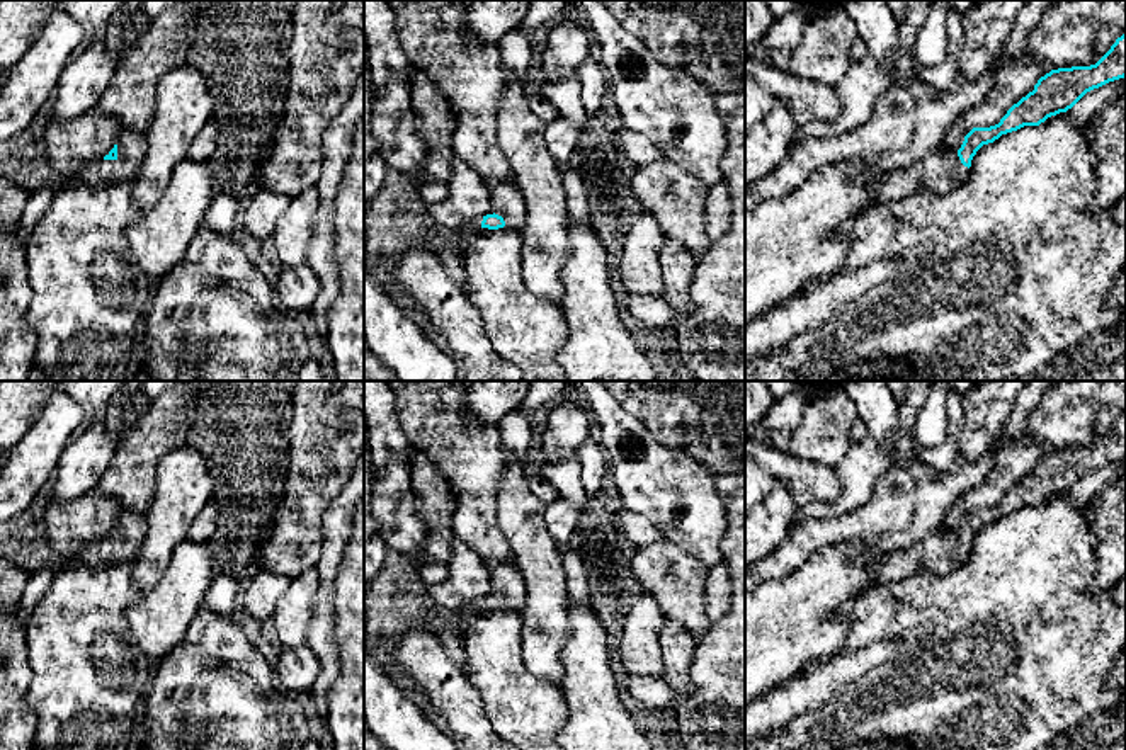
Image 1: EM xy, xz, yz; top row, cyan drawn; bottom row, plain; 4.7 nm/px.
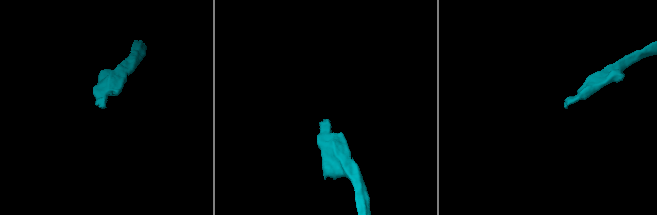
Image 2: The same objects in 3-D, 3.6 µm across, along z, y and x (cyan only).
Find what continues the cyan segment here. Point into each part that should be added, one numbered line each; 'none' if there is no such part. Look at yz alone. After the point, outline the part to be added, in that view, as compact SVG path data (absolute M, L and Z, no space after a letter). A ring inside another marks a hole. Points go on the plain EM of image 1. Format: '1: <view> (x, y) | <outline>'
1: yz (939, 553) | M930 532L918 544L886 553L876 565L874 587L888 587L912 575L946 577L970 556L954 532Z

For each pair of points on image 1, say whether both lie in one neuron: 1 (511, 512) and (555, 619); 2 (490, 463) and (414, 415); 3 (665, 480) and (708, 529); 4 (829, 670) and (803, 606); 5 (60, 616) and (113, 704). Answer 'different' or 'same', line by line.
1: same
2: same
3: same
4: different
5: same

